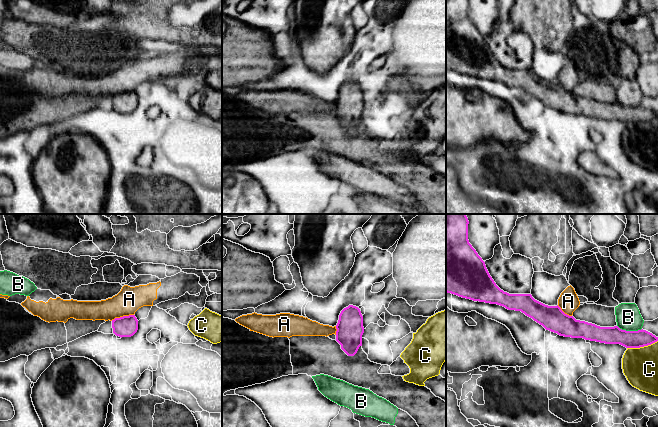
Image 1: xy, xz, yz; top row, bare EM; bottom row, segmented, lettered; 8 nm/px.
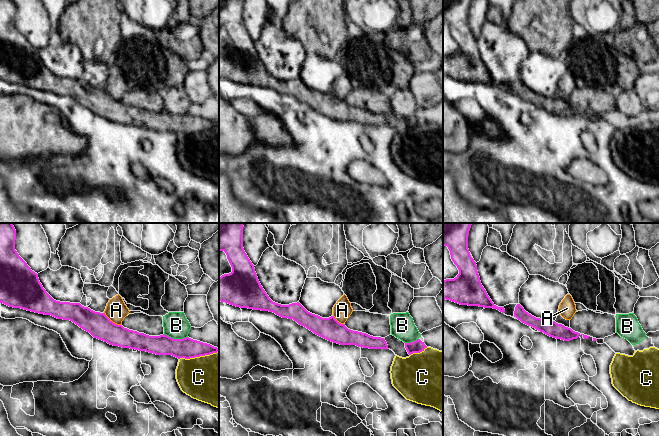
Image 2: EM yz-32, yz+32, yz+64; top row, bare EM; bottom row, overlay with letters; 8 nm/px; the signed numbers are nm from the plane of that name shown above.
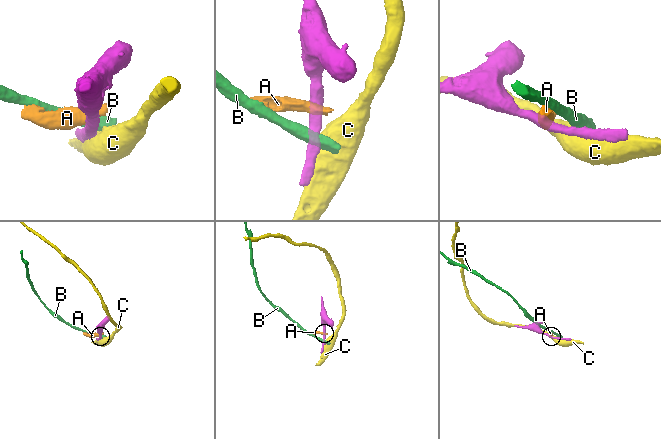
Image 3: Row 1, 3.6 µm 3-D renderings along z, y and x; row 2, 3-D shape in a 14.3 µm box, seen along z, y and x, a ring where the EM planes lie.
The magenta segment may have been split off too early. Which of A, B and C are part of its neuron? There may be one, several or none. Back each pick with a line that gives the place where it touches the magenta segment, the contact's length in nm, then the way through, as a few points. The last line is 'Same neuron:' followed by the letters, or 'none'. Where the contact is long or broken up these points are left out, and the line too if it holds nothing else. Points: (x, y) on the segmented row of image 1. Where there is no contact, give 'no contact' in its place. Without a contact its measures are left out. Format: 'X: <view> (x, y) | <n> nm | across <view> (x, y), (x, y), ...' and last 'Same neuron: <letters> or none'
Same neuron: none

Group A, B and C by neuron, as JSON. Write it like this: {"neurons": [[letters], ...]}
{"neurons": [["A"], ["B"], ["C"]]}

